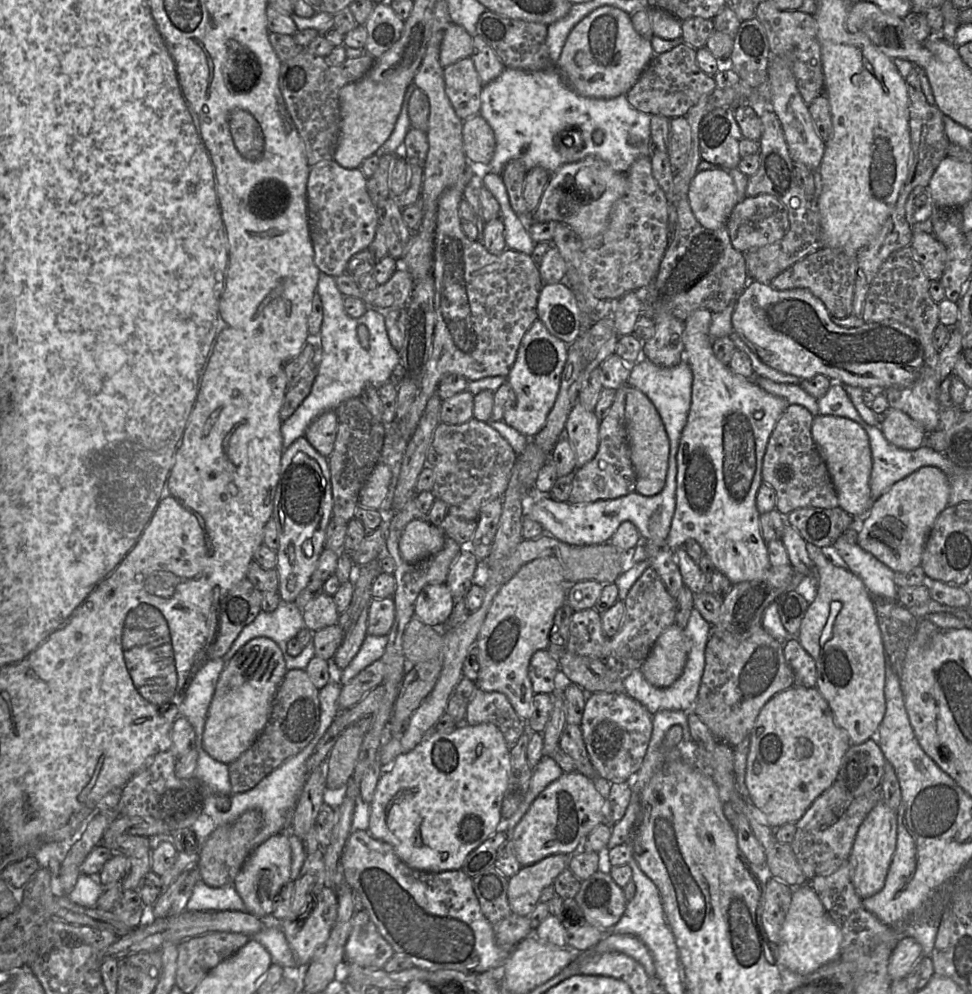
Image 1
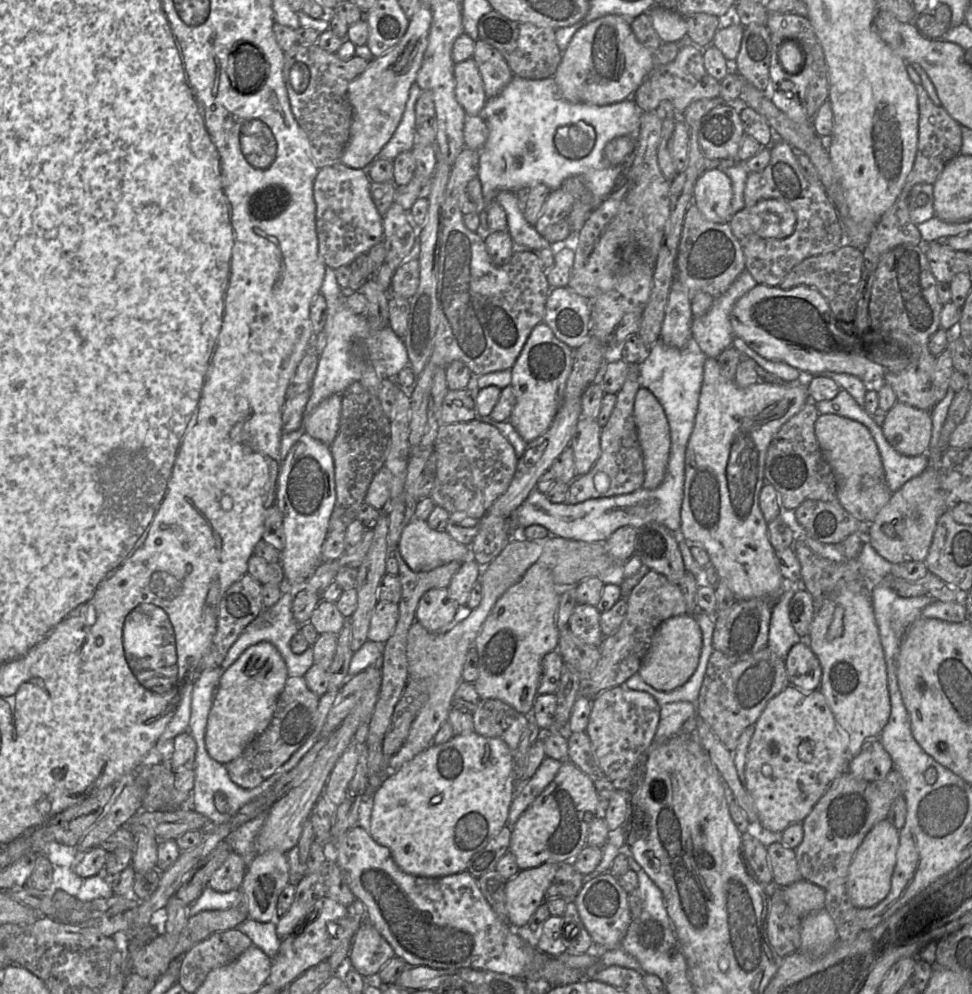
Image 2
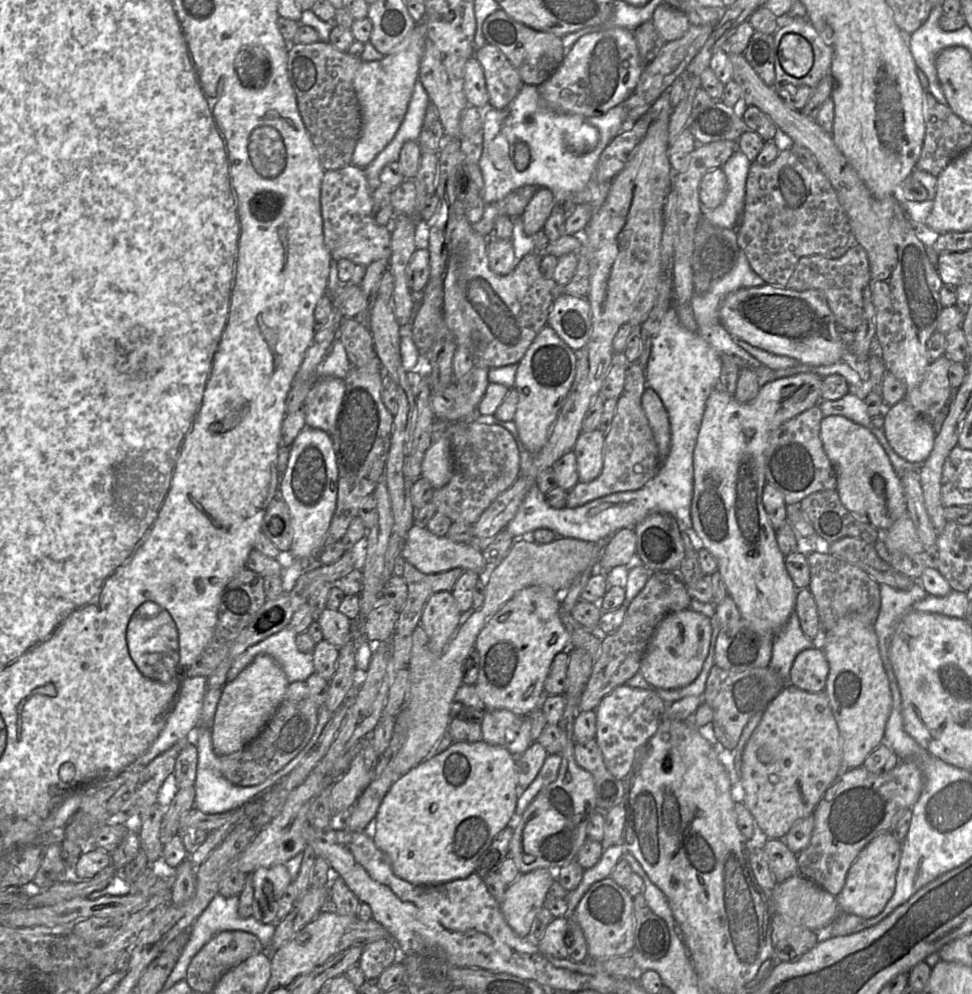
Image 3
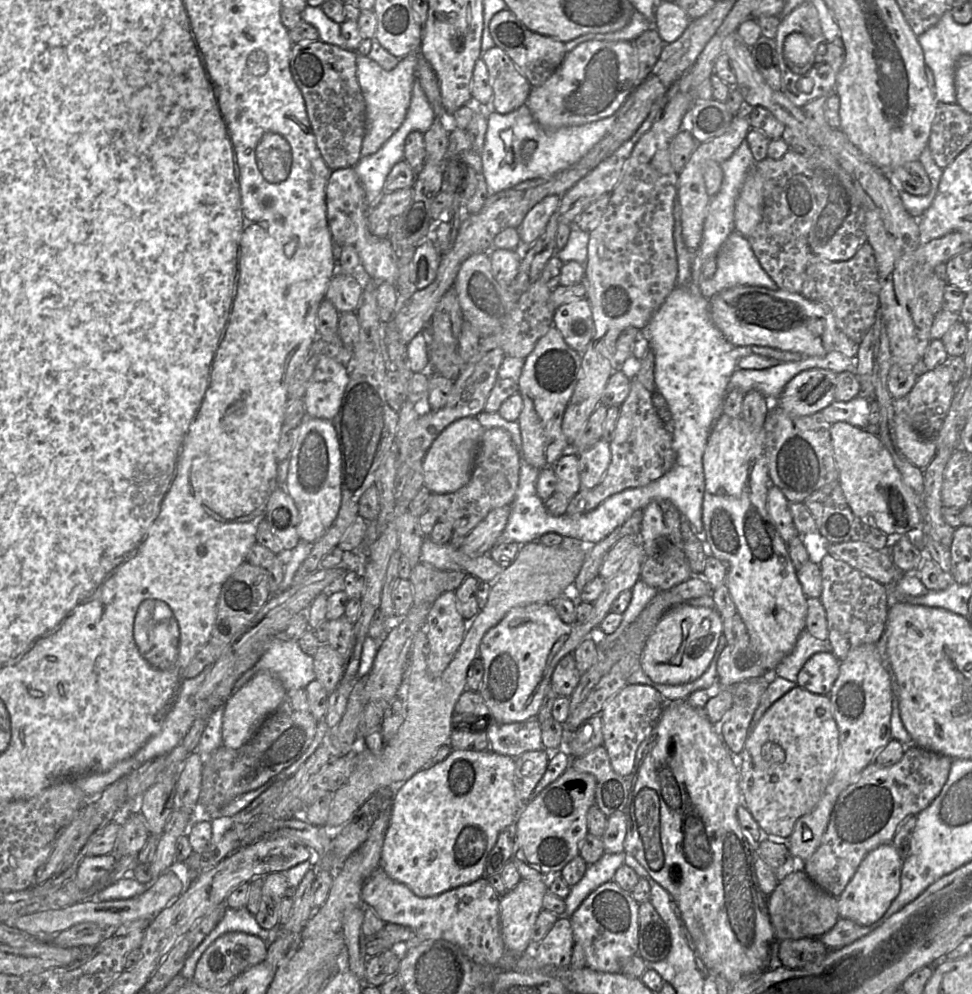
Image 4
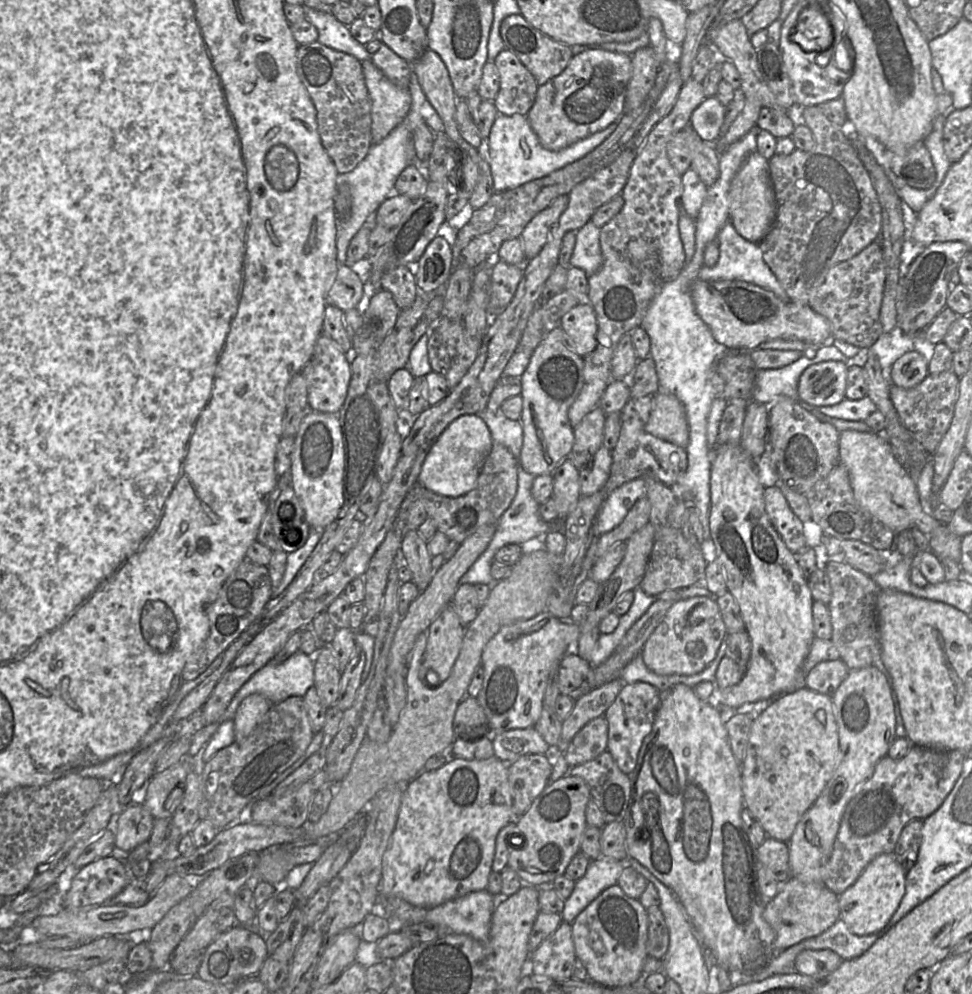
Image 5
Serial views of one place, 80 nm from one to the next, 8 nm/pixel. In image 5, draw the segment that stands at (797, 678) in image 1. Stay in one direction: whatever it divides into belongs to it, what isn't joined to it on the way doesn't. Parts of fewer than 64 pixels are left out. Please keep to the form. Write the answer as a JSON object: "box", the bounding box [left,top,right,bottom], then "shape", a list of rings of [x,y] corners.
{"box":[805,660,850,697],"shape":[[[841,660],[818,663],[805,676],[805,687],[832,697],[850,669]]]}

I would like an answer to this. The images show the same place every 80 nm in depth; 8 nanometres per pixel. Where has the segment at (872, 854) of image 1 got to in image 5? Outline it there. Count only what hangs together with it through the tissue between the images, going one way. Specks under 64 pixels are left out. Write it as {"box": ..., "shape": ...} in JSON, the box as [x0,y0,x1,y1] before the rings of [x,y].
{"box":[838,852,906,936],"shape":[[[894,852],[877,856],[854,884],[838,896],[840,919],[858,936],[881,931],[890,921],[905,894],[905,876],[906,871],[896,859]]]}

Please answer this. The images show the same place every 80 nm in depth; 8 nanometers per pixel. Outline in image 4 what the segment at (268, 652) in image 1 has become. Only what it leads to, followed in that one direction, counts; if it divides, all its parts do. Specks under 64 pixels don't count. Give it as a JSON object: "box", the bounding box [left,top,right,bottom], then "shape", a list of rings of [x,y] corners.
{"box":[222,673,286,749],"shape":[[[256,673],[243,687],[230,695],[223,705],[222,746],[238,749],[247,743],[262,723],[277,709],[284,699],[286,690],[272,673]]]}

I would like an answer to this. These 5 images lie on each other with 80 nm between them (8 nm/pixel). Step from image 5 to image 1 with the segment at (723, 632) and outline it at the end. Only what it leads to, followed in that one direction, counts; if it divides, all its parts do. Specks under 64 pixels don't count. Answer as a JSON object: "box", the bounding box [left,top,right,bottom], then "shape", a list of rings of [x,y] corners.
{"box":[640,623,689,687],"shape":[[[674,623],[656,639],[640,671],[653,686],[669,687],[681,676],[689,650],[684,628]]]}

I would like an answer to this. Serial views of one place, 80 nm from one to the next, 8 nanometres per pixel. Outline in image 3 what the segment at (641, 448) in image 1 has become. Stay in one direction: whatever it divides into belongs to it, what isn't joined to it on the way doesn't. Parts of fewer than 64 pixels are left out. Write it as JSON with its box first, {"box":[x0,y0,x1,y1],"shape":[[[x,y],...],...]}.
{"box":[641,387,671,465],"shape":[[[648,387],[643,392],[641,403],[657,444],[662,465],[671,446],[670,422],[667,410],[659,395]]]}

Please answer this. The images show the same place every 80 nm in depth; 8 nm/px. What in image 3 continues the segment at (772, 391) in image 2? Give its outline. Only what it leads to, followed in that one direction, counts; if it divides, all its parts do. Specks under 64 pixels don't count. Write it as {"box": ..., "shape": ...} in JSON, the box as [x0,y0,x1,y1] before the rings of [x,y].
{"box":[690,373,822,635],"shape":[[[799,373],[794,376],[776,379],[762,385],[757,396],[746,403],[740,403],[735,396],[729,395],[724,391],[715,388],[709,395],[701,422],[701,427],[698,433],[697,442],[693,452],[693,497],[691,501],[690,516],[692,526],[696,534],[701,540],[702,546],[707,549],[715,558],[718,565],[718,572],[720,573],[724,584],[727,588],[728,595],[730,595],[735,602],[741,617],[751,623],[758,631],[766,631],[775,635],[789,619],[792,612],[795,611],[796,597],[798,589],[793,583],[785,566],[785,556],[779,549],[776,540],[775,529],[772,527],[768,515],[765,511],[762,494],[764,485],[767,483],[765,477],[765,457],[768,441],[771,434],[784,422],[796,417],[802,412],[812,408],[821,401],[821,385],[822,377],[814,373]]]}

